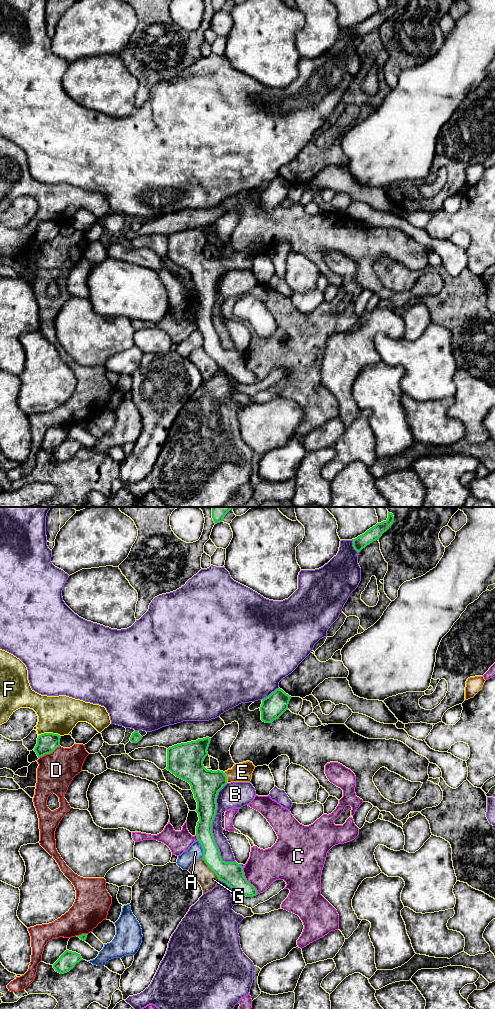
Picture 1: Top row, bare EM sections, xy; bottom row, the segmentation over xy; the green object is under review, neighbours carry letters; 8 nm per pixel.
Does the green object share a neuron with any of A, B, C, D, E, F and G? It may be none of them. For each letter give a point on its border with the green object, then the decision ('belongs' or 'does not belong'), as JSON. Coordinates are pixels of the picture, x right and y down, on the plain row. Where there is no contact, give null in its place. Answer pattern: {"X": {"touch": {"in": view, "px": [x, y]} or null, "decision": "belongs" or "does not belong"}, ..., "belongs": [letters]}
{"A": {"touch": {"in": "xy", "px": [203, 337]}, "decision": "does not belong"}, "B": {"touch": {"in": "xy", "px": [211, 316]}, "decision": "does not belong"}, "C": {"touch": {"in": "xy", "px": [247, 369]}, "decision": "does not belong"}, "D": {"touch": {"in": "xy", "px": [49, 241]}, "decision": "does not belong"}, "E": {"touch": {"in": "xy", "px": [226, 265]}, "decision": "belongs"}, "F": {"touch": {"in": "xy", "px": [49, 221]}, "decision": "does not belong"}, "G": {"touch": {"in": "xy", "px": [210, 356]}, "decision": "does not belong"}, "belongs": ["E"]}

